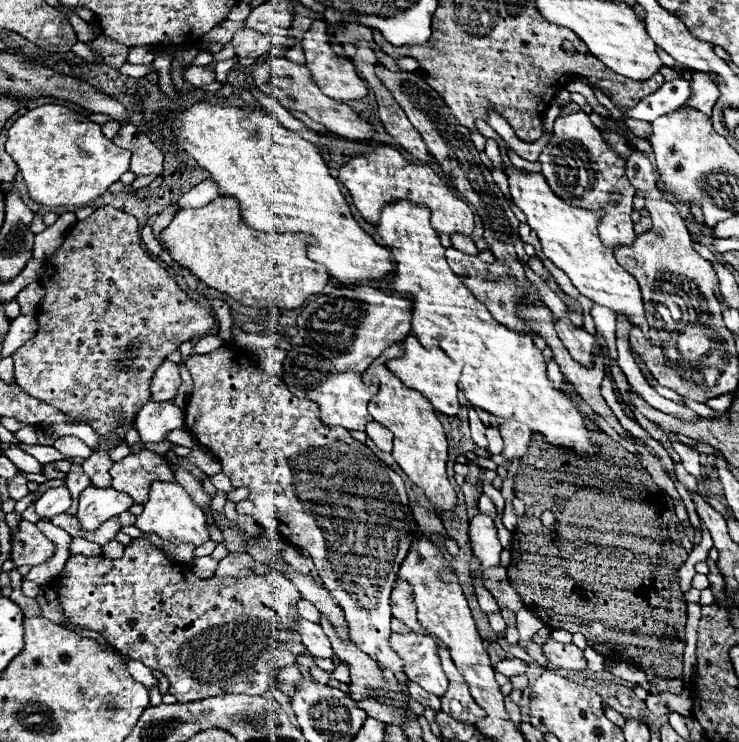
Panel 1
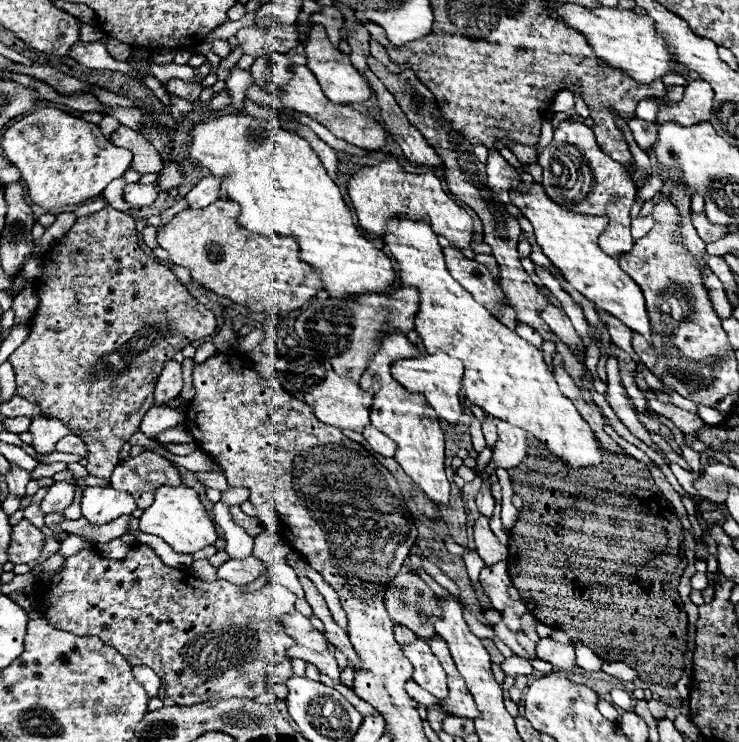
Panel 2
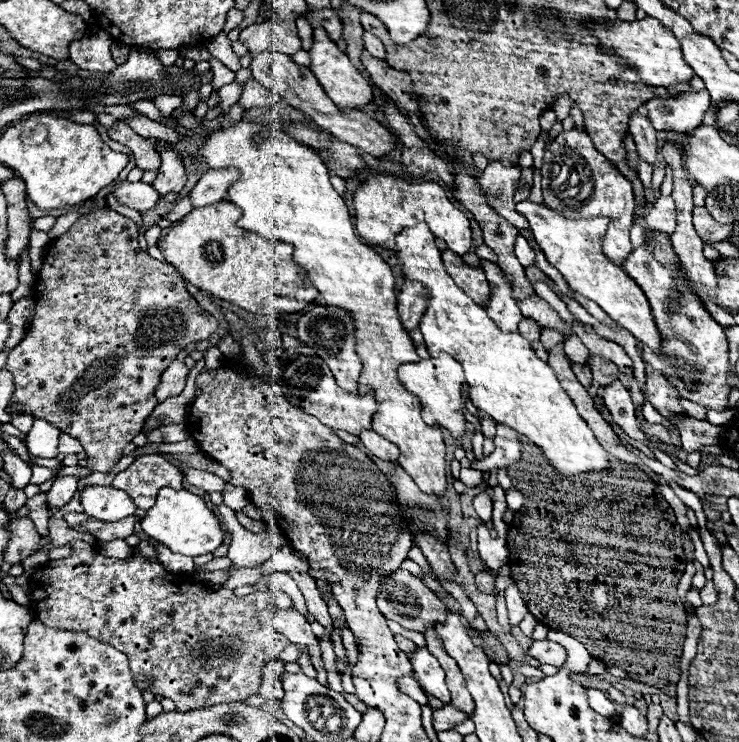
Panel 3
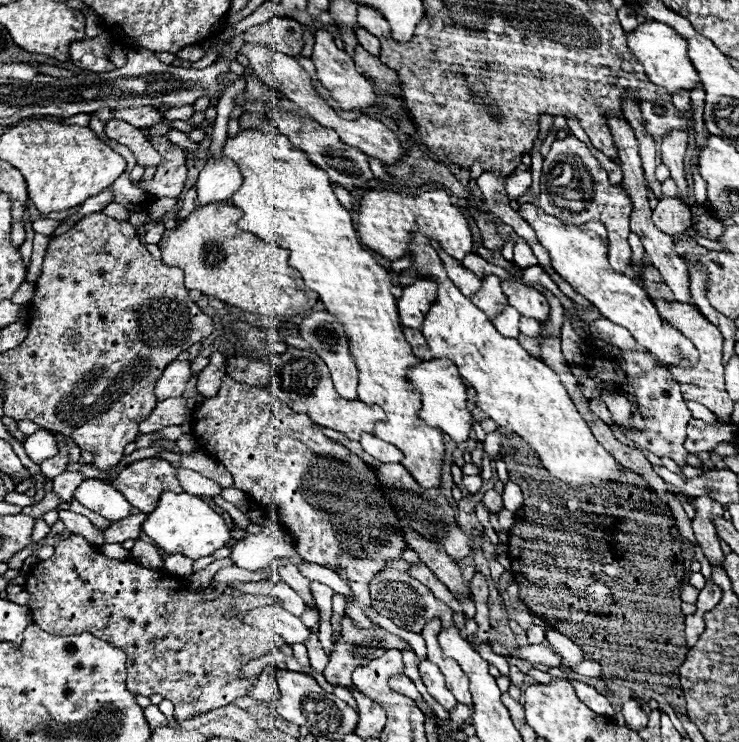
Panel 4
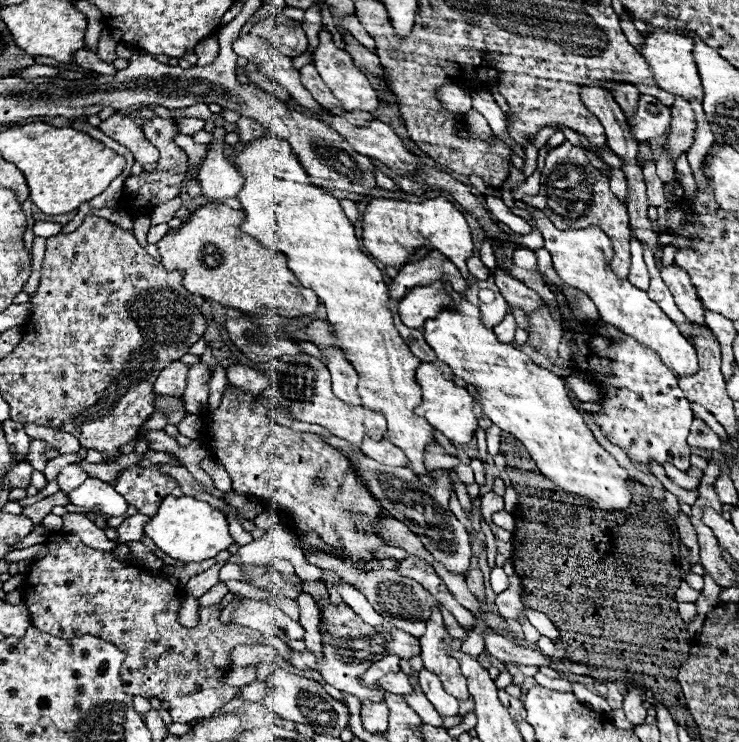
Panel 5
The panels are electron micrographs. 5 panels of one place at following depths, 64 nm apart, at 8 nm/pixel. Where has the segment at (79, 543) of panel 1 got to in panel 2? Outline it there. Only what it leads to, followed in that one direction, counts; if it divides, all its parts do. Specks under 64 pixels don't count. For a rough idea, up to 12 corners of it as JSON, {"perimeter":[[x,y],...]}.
{"perimeter":[[70,534],[58,553],[67,558],[96,548],[82,537]]}

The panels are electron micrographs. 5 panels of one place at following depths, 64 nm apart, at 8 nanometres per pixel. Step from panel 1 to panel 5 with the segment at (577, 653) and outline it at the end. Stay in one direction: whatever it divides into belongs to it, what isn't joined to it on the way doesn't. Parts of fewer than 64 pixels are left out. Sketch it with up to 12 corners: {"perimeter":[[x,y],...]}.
{"perimeter":[[494,630],[484,646],[504,664],[548,664],[540,652],[518,646]]}

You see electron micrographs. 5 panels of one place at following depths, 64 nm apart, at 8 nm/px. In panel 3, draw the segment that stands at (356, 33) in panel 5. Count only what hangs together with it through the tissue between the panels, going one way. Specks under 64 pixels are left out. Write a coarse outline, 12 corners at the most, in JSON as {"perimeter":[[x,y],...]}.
{"perimeter":[[362,34],[364,48],[374,56],[384,60],[382,42],[370,34]]}

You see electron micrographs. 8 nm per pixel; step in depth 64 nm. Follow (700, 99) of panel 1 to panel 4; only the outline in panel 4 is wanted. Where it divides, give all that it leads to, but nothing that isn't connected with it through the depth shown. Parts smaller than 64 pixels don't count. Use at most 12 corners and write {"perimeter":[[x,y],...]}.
{"perimeter":[[642,100],[648,136],[682,130],[672,102]]}

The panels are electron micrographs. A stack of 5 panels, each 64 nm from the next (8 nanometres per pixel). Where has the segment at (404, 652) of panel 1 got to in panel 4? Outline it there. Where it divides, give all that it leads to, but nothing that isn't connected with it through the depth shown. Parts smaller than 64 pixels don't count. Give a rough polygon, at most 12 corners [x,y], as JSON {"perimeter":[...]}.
{"perimeter":[[422,660],[422,682],[448,712],[458,702],[444,686],[444,676],[434,664]]}

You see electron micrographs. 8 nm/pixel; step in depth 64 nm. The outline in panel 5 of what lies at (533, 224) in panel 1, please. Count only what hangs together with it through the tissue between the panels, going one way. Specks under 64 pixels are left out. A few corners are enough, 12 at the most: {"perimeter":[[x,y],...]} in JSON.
{"perimeter":[[530,208],[564,284],[678,376],[696,350],[628,280],[602,230],[558,230]]}

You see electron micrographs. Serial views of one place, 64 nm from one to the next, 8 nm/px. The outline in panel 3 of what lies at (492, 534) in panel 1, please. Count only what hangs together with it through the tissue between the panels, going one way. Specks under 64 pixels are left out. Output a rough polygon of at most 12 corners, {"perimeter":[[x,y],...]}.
{"perimeter":[[478,526],[478,552],[497,571],[509,557],[506,540]]}

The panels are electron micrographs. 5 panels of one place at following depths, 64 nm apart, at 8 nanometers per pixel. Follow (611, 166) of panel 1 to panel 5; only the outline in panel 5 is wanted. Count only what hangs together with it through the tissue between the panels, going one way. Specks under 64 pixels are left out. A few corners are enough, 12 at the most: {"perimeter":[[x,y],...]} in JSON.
{"perimeter":[[582,148],[548,156],[524,204],[560,230],[598,226],[614,246],[612,270],[630,272],[624,204]]}

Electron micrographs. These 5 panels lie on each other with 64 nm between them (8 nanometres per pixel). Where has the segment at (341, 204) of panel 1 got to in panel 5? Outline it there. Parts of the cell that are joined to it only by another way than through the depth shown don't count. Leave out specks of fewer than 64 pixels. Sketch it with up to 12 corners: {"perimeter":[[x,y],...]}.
{"perimeter":[[286,140],[236,150],[240,230],[326,306],[420,480],[434,428],[384,274]]}

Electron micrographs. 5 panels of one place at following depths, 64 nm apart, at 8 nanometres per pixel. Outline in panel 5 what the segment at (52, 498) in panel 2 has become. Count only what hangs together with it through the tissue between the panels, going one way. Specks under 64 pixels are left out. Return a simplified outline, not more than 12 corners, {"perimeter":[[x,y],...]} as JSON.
{"perimeter":[[68,464],[58,474],[60,492],[68,494],[88,478],[78,464]]}

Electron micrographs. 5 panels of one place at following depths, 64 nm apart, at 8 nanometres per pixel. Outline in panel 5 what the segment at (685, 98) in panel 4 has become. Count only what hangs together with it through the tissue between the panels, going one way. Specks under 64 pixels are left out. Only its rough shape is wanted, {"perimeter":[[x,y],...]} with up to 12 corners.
{"perimeter":[[676,98],[668,132],[668,154],[676,162],[694,142],[692,104]]}

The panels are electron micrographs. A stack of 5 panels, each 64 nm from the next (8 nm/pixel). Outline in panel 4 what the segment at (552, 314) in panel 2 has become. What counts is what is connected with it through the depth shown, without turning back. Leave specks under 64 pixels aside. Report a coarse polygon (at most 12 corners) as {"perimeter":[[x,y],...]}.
{"perimeter":[[502,280],[502,292],[522,316],[548,320],[550,306],[522,282]]}

